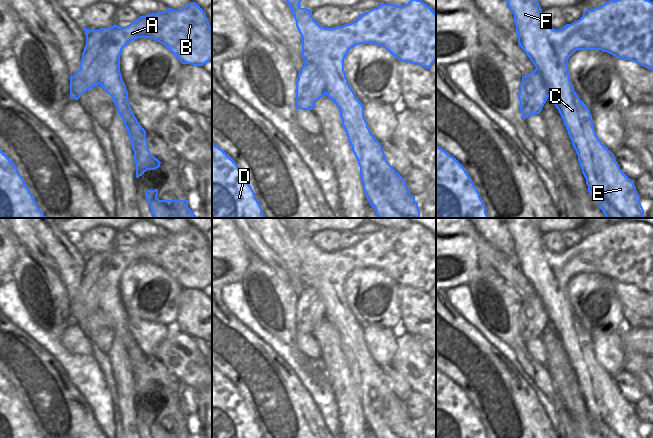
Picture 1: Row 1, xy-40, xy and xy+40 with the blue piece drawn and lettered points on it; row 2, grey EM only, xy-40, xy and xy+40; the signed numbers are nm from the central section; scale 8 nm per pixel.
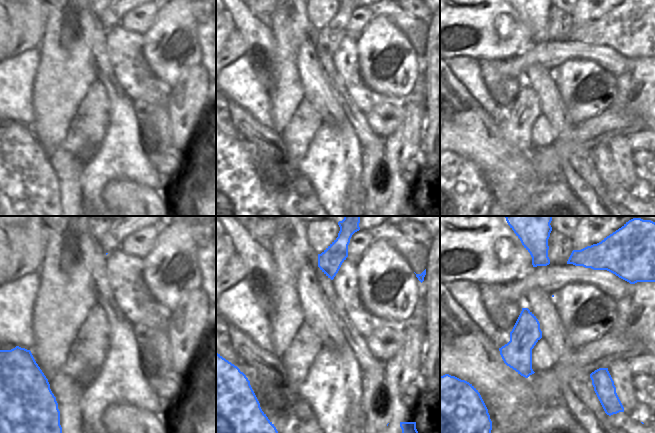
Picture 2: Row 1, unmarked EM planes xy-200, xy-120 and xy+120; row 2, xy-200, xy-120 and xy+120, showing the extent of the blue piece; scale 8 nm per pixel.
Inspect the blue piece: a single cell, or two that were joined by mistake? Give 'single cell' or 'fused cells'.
fused cells

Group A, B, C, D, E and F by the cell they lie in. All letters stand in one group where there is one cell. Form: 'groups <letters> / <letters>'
groups A B C E / D F

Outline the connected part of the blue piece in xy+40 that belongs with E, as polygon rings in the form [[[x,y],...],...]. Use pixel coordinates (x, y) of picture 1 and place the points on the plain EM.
[[[633,220],[609,224],[597,232],[585,234],[579,244],[559,254],[544,247],[544,259],[552,267],[546,283],[552,295],[543,303],[578,379],[588,415],[604,438],[644,438],[634,404],[620,393],[614,378],[600,365],[590,334],[574,315],[568,297],[568,283],[577,274],[601,274],[653,293],[653,226]]]

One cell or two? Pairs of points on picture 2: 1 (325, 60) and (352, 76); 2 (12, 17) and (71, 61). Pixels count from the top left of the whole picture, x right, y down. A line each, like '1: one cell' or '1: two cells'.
1: two cells
2: two cells

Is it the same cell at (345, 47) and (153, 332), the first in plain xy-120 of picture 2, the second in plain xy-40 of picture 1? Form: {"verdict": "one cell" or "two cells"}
{"verdict": "one cell"}

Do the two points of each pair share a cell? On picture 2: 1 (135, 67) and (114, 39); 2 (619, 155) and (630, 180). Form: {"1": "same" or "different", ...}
{"1": "same", "2": "same"}

